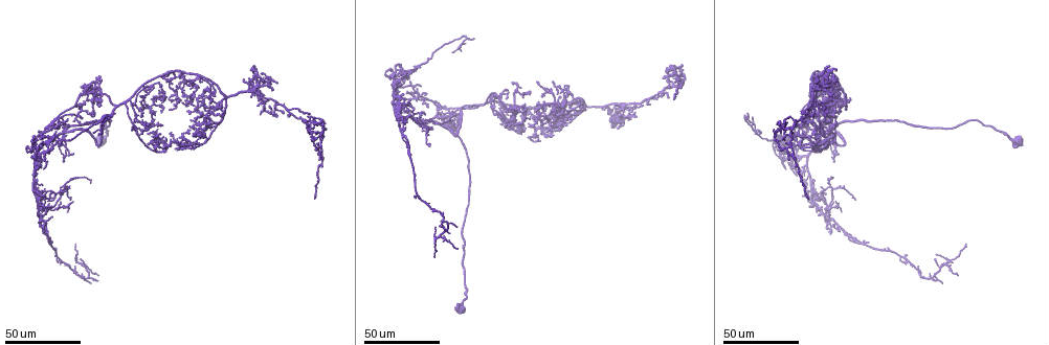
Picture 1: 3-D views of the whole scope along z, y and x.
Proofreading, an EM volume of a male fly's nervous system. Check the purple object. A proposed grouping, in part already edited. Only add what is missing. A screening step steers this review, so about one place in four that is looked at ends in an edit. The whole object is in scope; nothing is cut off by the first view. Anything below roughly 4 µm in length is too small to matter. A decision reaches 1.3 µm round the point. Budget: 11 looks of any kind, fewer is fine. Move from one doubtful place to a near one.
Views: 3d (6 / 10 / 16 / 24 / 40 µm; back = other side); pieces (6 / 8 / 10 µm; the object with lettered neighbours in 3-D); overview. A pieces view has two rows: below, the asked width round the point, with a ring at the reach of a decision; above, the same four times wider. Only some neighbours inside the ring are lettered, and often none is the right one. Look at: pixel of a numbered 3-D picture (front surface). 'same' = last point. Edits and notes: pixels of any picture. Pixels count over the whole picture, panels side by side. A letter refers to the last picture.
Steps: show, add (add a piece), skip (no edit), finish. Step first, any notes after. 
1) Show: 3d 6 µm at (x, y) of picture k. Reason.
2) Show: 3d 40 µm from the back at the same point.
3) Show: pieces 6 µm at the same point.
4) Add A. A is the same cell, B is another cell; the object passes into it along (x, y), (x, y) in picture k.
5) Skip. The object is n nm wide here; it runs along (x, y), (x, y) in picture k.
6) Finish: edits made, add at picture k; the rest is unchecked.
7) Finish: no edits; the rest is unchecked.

Show: 3d 24 µm at (41, 148) of picture 1. Free end.

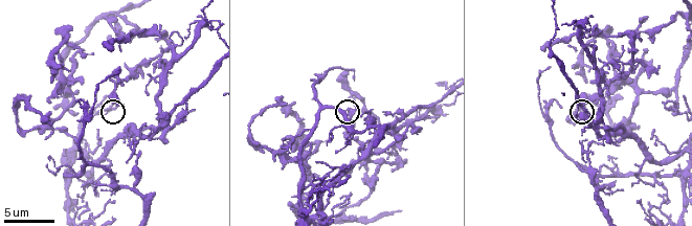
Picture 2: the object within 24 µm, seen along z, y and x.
Show: pieces 6 µm at (356, 108) of picture 2.

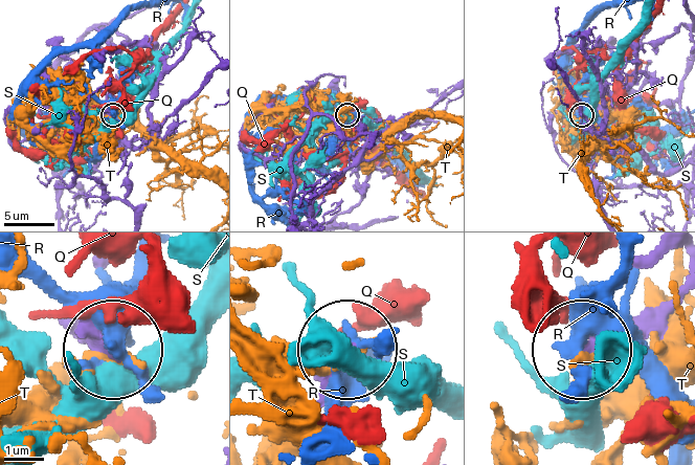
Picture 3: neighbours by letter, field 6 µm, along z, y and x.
Skip. Q, R, S and T are other cells; none of them fits.

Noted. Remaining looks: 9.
Show: pieces 8 µm at (665, 102) of picture 2.

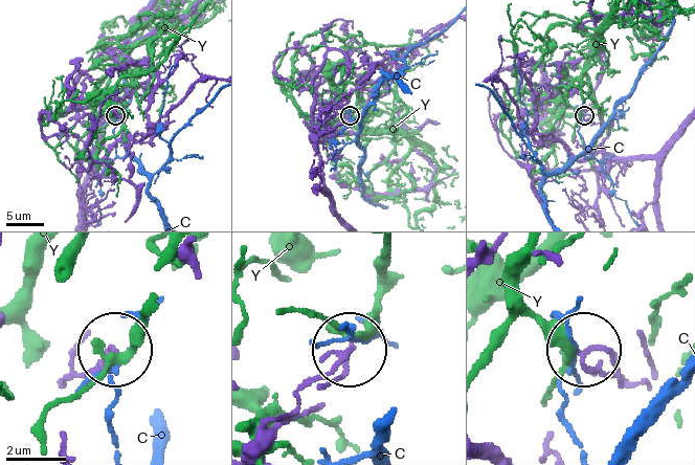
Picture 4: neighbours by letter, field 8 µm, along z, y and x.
Skip. C and Y are other cells; it runs along (647, 389), (609, 371), (589, 351) in picture 4; none of them fits.

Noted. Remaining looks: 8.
Show: 3d 40 µm at (178, 142) of picture 1. End of a long branch.

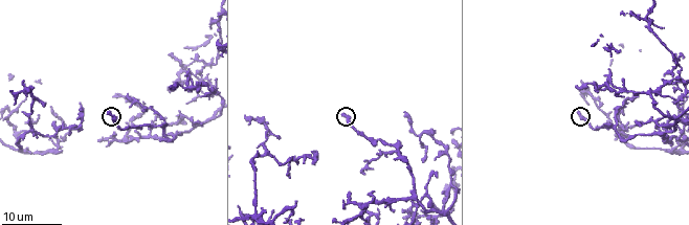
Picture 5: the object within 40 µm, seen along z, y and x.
Show: pieces 10 µm at (108, 113) of picture 5.

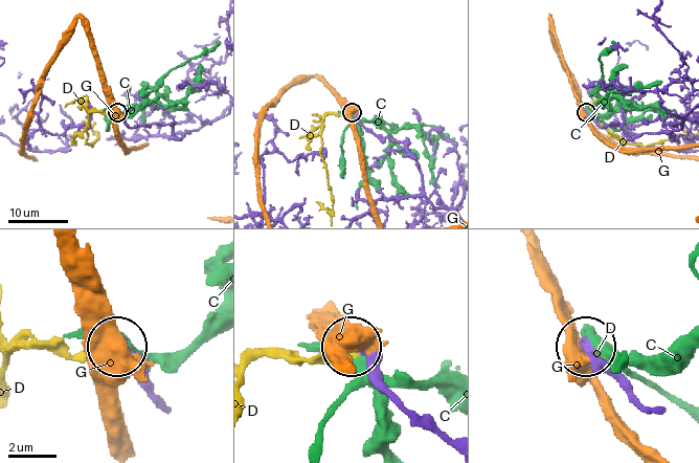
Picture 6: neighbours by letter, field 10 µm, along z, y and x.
Add D. D is the same cell, C and G are other cells; it goes on there.

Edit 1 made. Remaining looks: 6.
Show: overview. See it whole again.

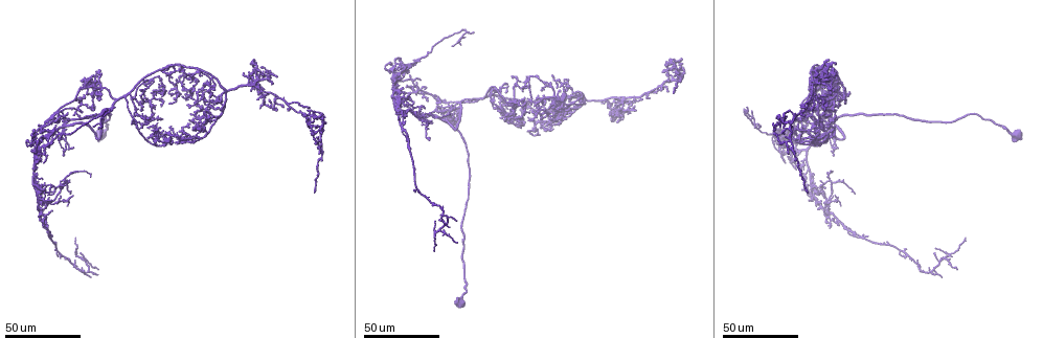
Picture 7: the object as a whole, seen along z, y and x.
Show: 3d 24 µm at (171, 126) of picture 7. An open end.

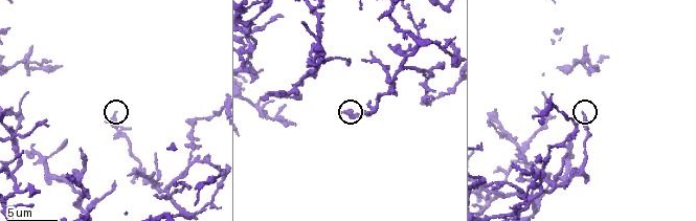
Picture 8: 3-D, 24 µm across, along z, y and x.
Show: pieces 8 µm at (583, 113) of picture 8.

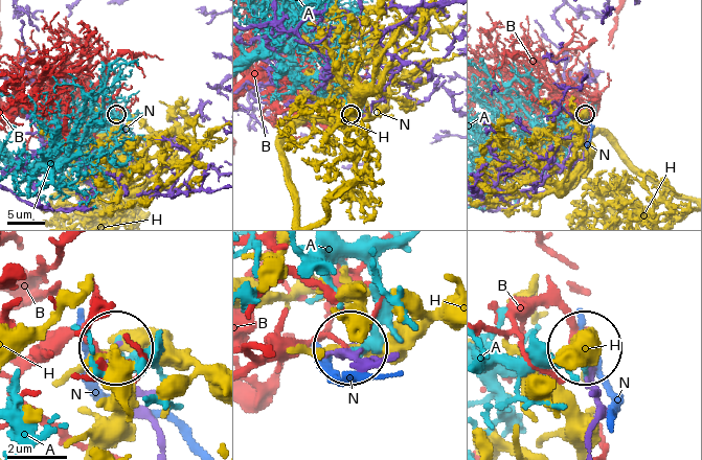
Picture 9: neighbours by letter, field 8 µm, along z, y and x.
Skip. The object is 230 nm wide here; A, B, H and N are other cells; no lettered piece goes on from it.

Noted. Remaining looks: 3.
Show: 3d 40 µm at (527, 98) of picture 7. End of a long branch.

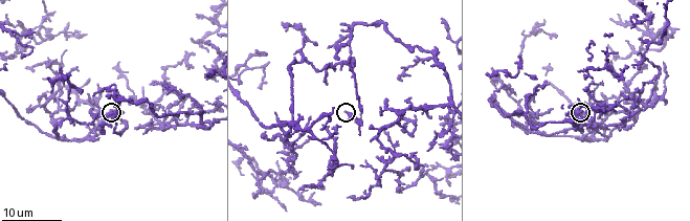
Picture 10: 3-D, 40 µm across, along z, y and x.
Show: pieces 6 µm at (346, 113) of picture 10.

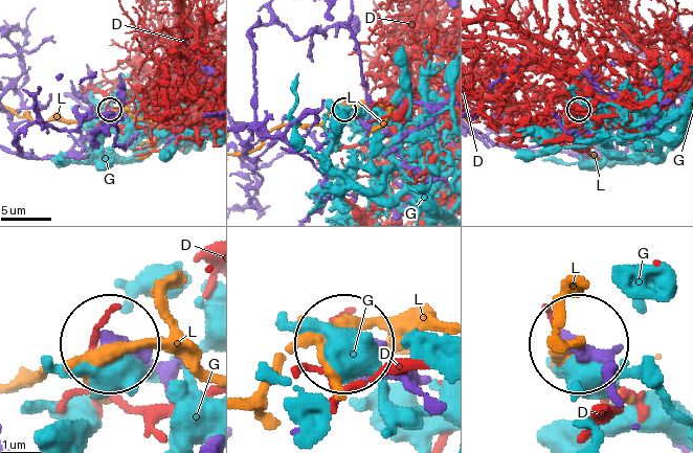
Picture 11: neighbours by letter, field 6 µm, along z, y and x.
Skip. D, G and L are other cells; none of them fits.

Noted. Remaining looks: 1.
Finish: edits made, add at picture 6; the rest is unchecked.

